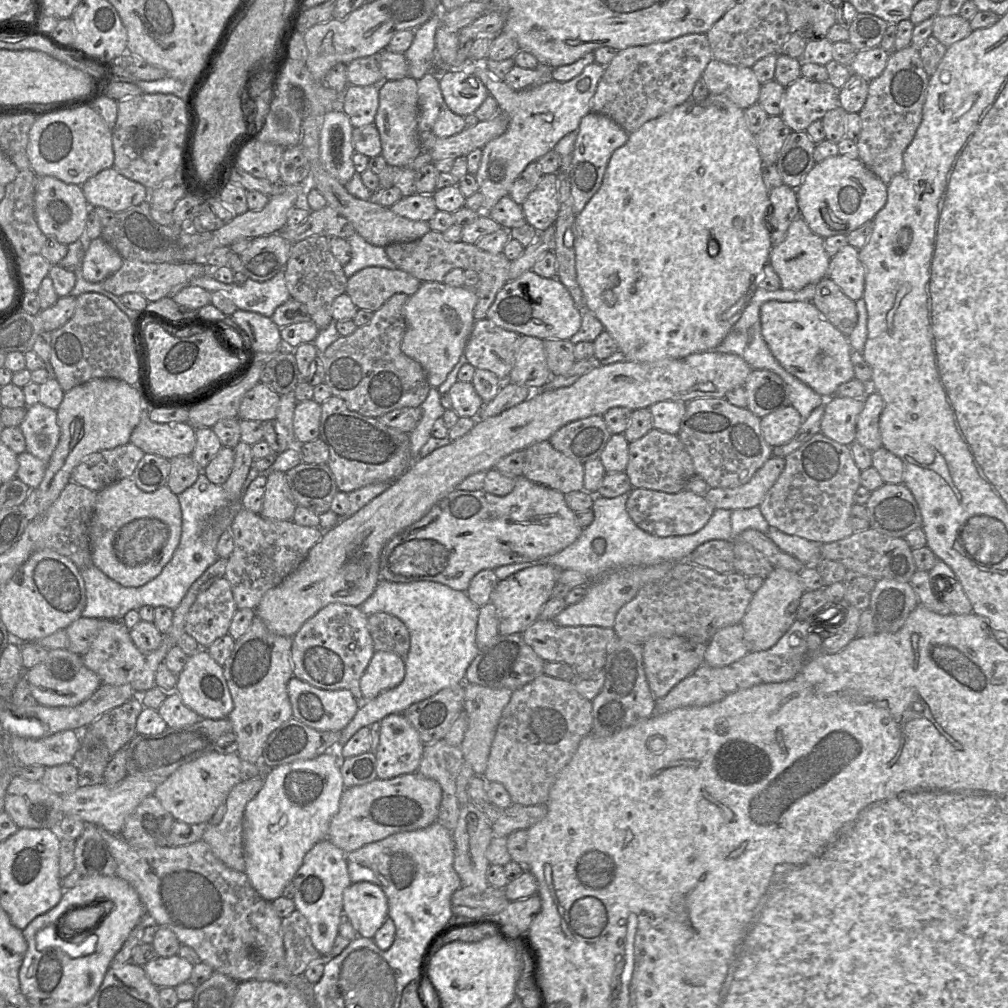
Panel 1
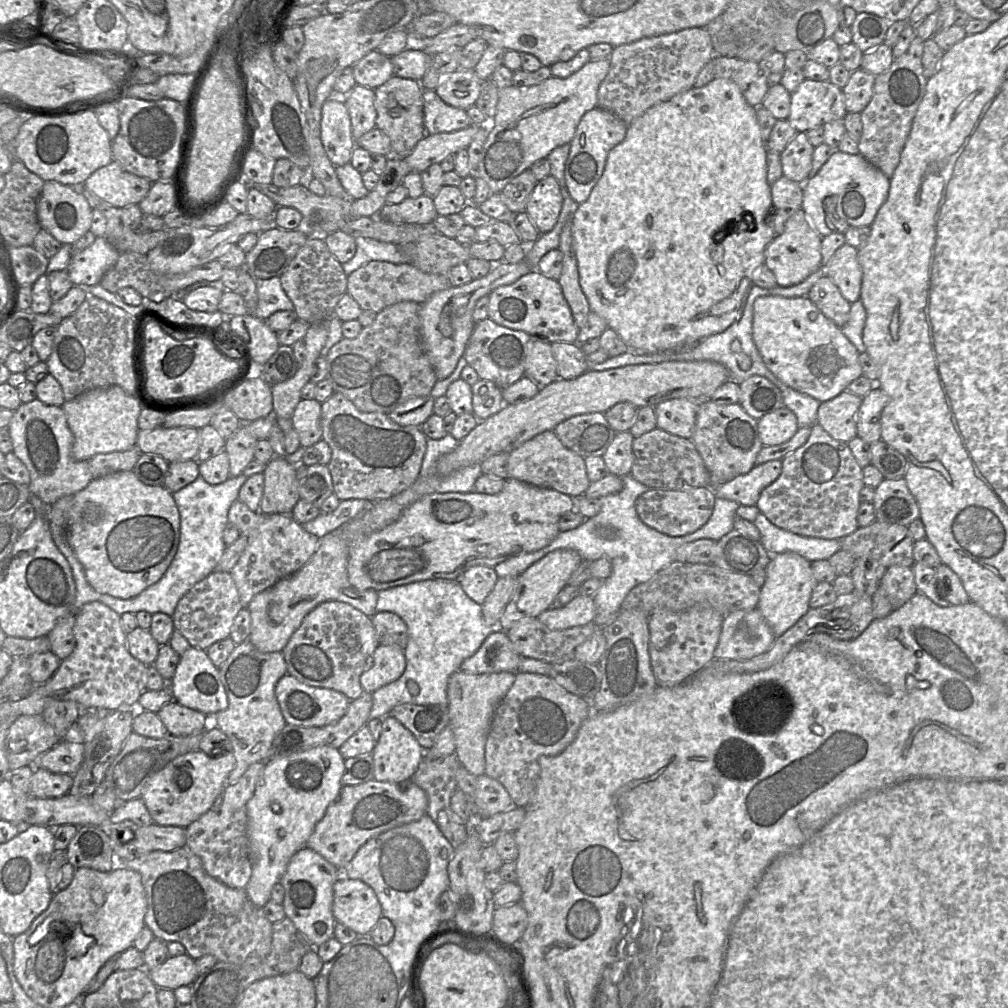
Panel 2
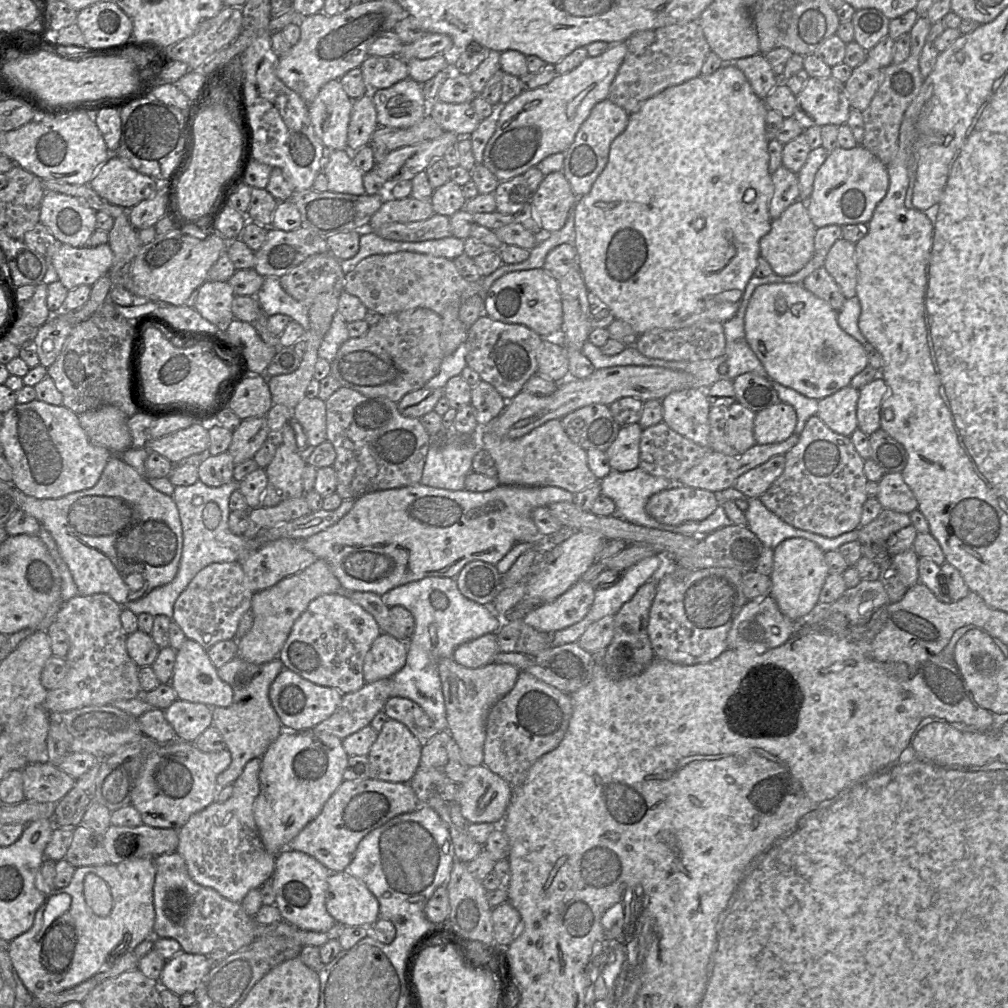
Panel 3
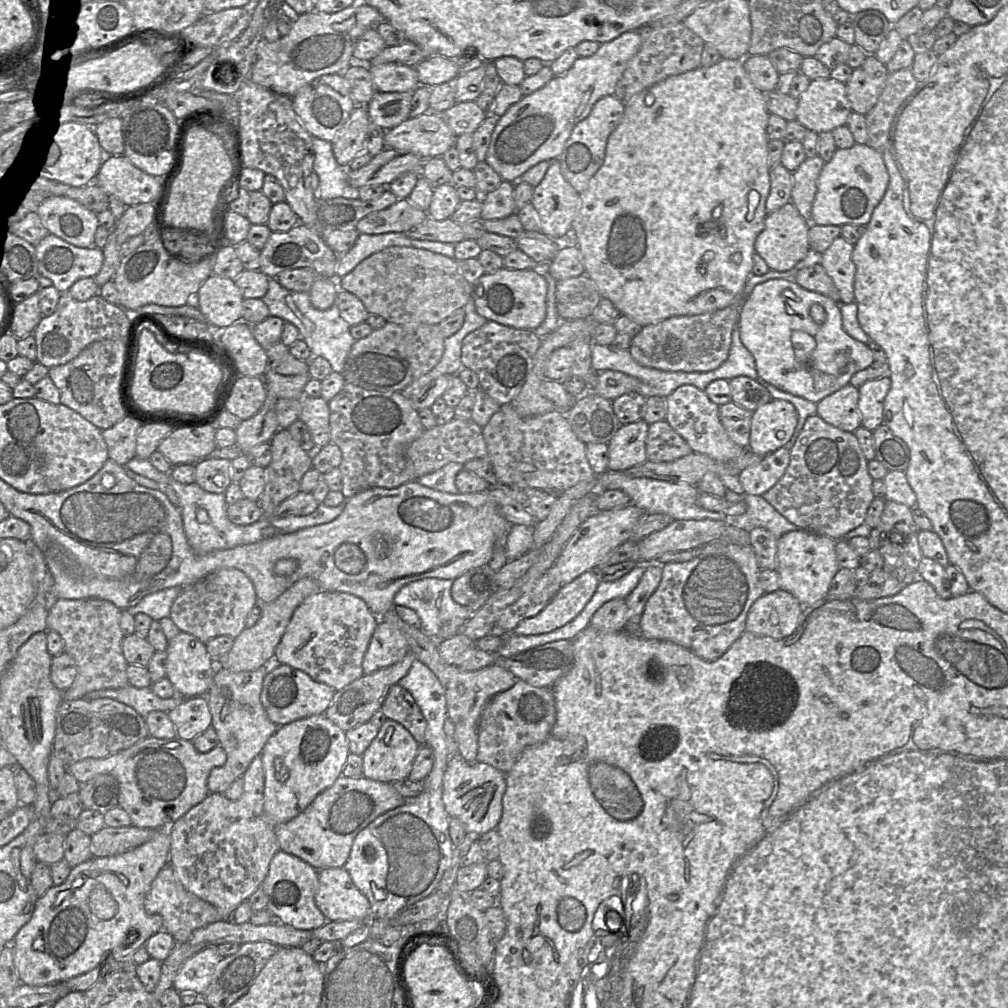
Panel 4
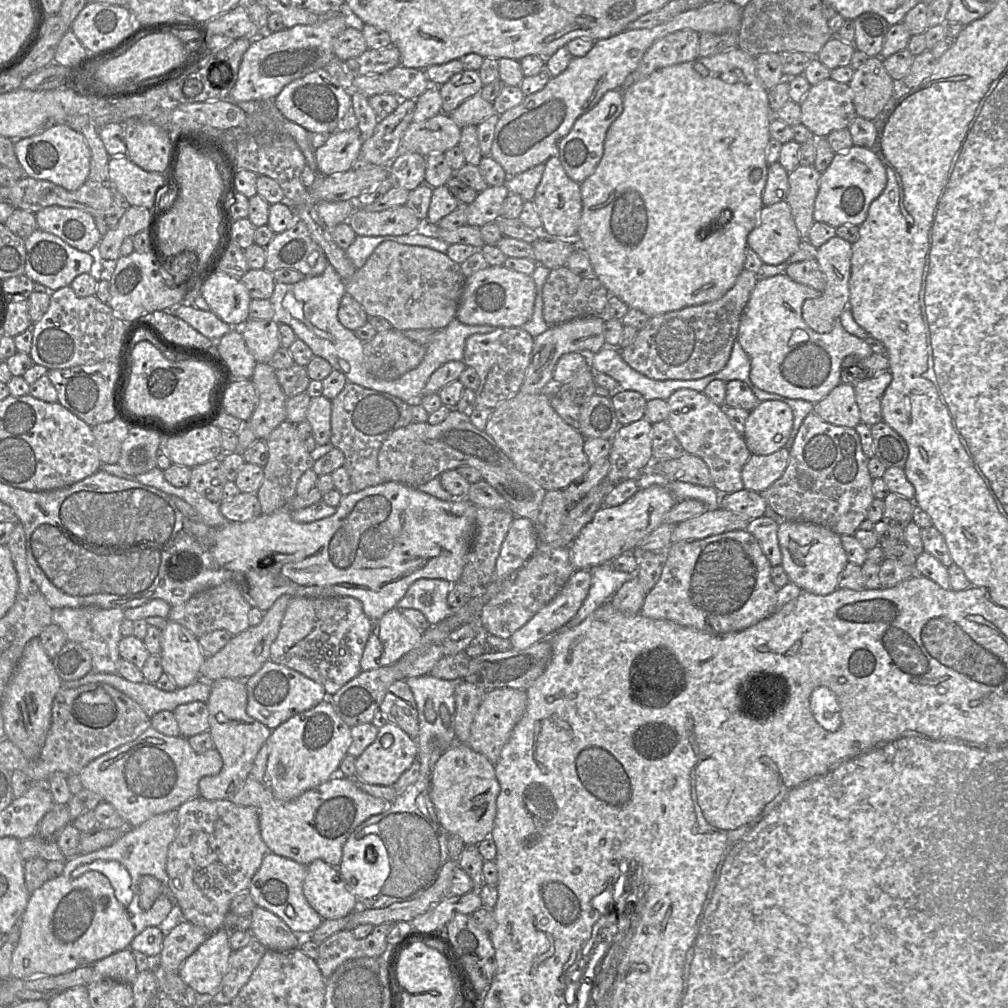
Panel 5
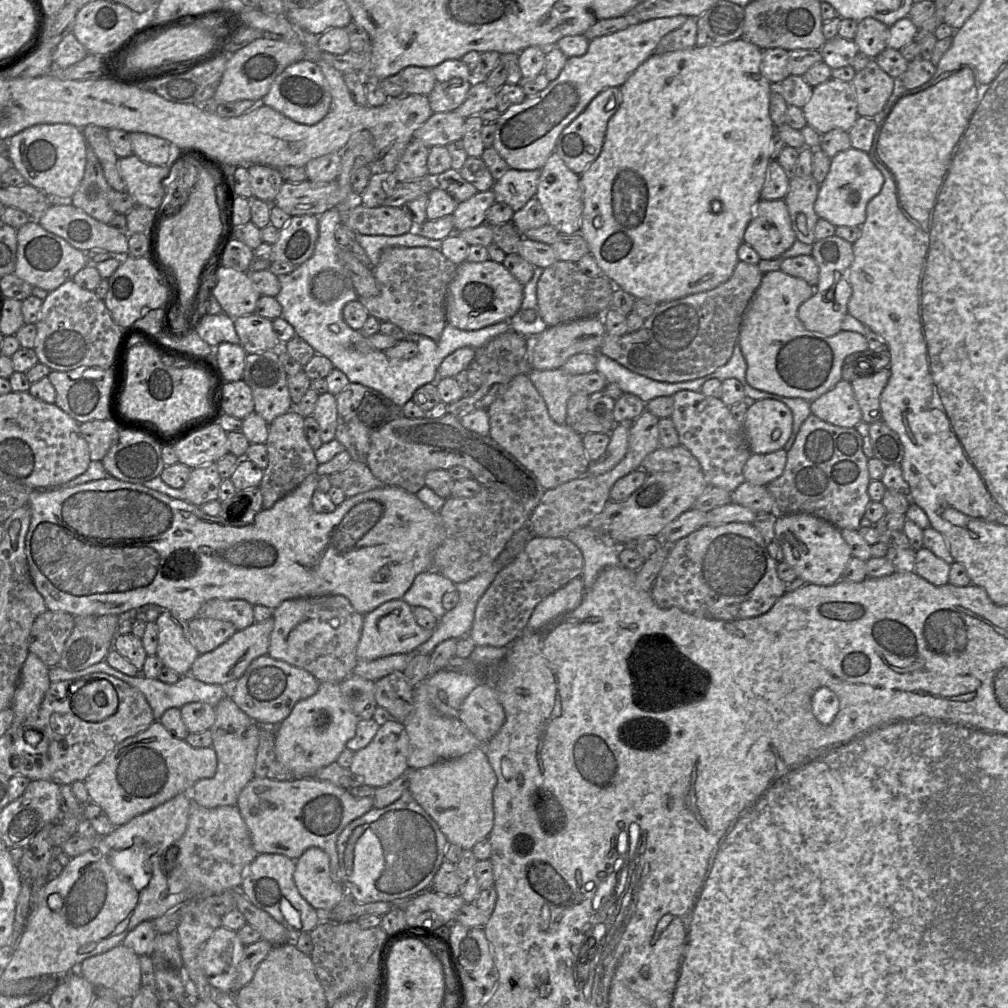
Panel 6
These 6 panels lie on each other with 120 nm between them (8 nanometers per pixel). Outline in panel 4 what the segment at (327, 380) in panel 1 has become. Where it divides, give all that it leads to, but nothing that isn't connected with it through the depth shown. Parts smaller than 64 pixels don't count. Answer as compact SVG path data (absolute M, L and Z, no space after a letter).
M387 322L353 344L342 376L346 383L366 390L402 392L412 382L432 370L444 353L445 337L438 324L395 324Z

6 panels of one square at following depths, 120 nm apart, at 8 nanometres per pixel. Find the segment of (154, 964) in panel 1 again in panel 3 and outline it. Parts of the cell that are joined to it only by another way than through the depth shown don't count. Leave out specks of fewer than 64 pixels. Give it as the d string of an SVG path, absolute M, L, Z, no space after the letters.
M182 951L166 961L159 977L159 985L178 996L187 992L194 993L210 969L211 963L206 955Z

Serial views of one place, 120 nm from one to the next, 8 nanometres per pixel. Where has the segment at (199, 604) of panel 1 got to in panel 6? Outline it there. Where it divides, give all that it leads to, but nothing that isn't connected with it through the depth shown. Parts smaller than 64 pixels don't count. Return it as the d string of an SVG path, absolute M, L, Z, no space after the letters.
M243 599L209 600L202 605L196 617L228 621L237 630L243 630L255 622L253 605Z

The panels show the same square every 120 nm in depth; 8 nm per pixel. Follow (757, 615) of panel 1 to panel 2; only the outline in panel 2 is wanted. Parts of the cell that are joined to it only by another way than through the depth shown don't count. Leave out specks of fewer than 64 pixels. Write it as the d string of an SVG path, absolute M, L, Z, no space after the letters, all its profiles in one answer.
M793 552L772 555L766 571L766 581L760 588L757 608L777 638L810 609L810 597L818 583L813 576L811 563Z

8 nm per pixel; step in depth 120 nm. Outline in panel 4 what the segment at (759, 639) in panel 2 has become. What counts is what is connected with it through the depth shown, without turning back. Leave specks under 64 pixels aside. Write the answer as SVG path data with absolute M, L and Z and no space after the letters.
M778 589L758 598L749 609L746 632L784 639L799 626L801 603L789 592Z

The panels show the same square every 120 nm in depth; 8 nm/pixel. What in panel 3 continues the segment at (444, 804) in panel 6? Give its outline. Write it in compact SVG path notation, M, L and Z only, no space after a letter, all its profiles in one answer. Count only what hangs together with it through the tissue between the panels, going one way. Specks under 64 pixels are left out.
M483 764L468 768L465 780L459 784L456 803L472 824L499 824L511 798L511 785Z

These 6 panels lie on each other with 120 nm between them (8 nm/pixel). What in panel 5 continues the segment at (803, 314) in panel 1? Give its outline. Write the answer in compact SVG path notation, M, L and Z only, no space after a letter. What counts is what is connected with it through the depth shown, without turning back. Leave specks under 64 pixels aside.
M785 273L758 280L741 317L737 340L751 361L750 380L757 388L790 399L813 404L820 402L841 382L842 363L847 357L867 359L873 352L868 343L848 333L840 319L829 333L813 331L802 318L802 306L807 299L818 298L821 292L795 282Z

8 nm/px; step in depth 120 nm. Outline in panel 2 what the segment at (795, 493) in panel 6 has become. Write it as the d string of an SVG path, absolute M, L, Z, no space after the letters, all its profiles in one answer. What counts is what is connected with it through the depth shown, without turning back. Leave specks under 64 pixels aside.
M817 422L808 440L782 459L779 477L760 494L756 506L775 526L797 535L840 540L858 529L863 469L849 445L834 439Z

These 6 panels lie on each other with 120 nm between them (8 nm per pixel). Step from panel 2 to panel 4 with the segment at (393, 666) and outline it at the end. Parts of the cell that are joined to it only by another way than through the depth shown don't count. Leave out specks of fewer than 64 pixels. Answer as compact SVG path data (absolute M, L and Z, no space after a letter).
M379 621L363 658L363 673L368 675L396 664L409 651L404 635L390 624Z

